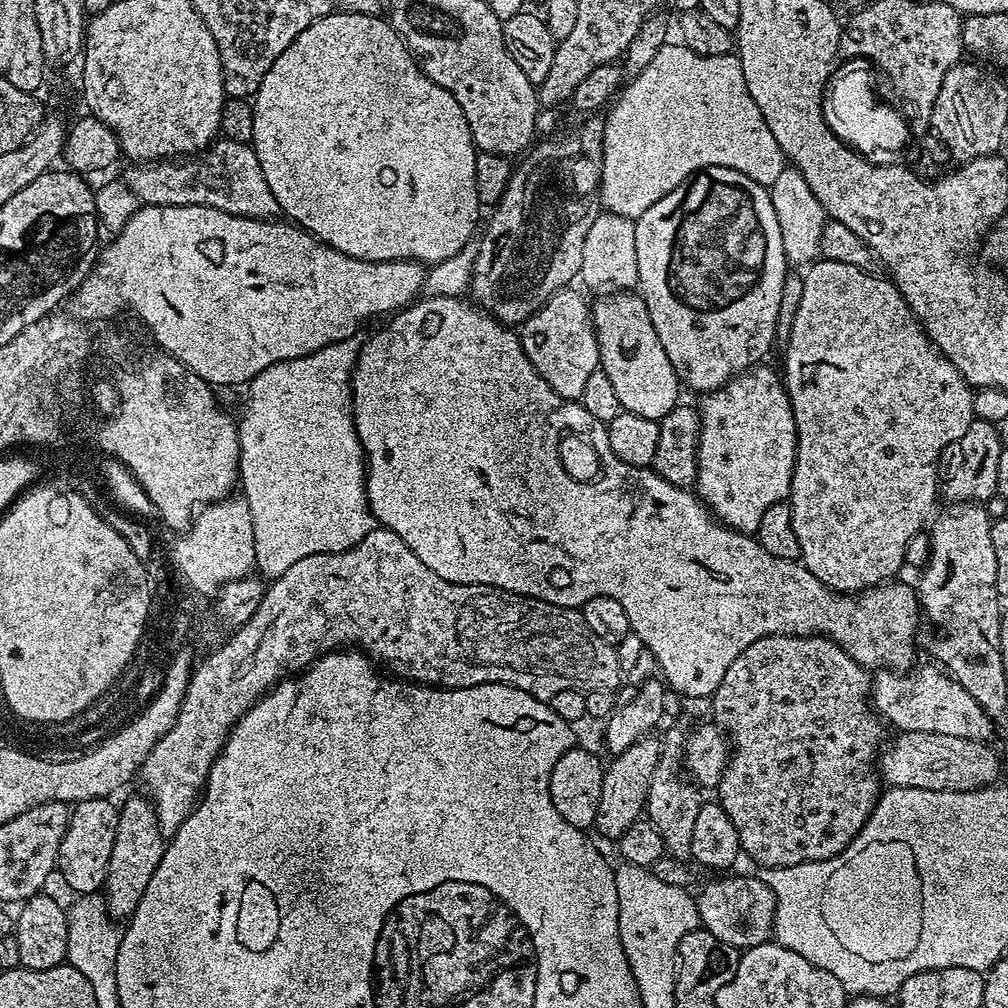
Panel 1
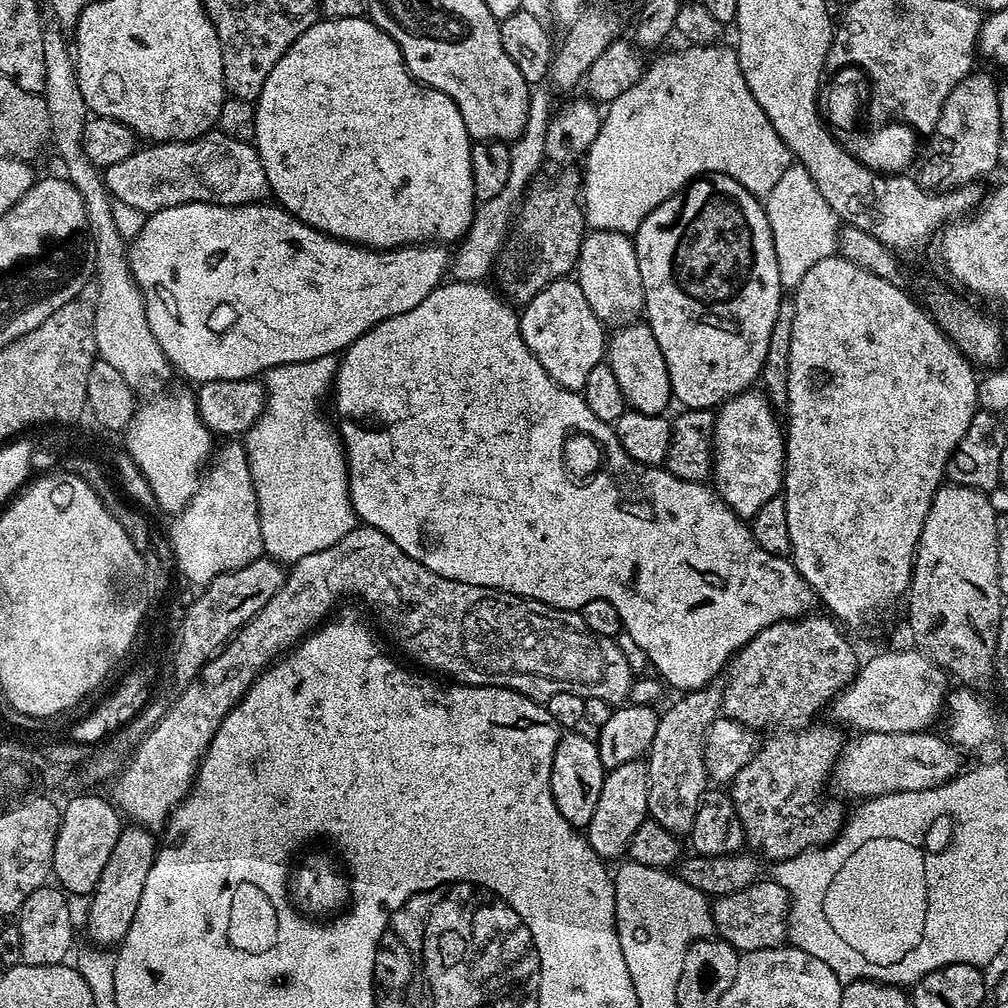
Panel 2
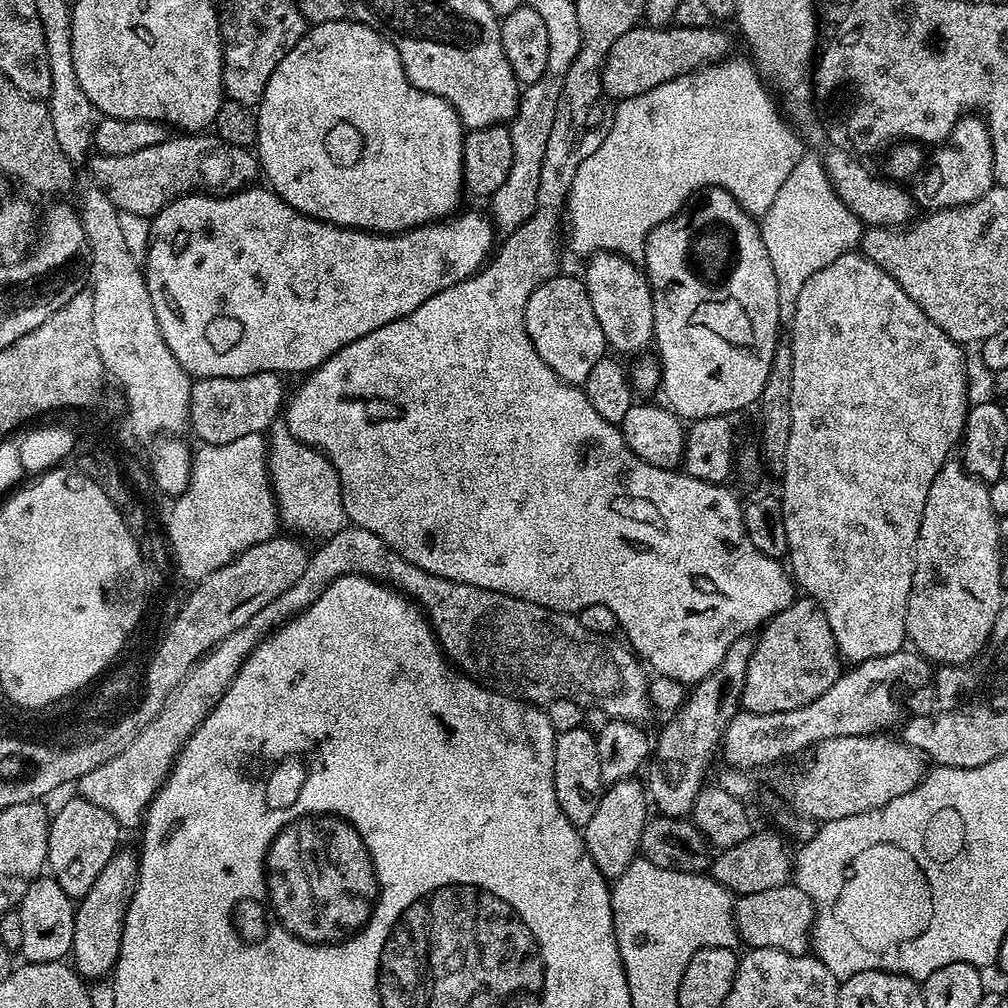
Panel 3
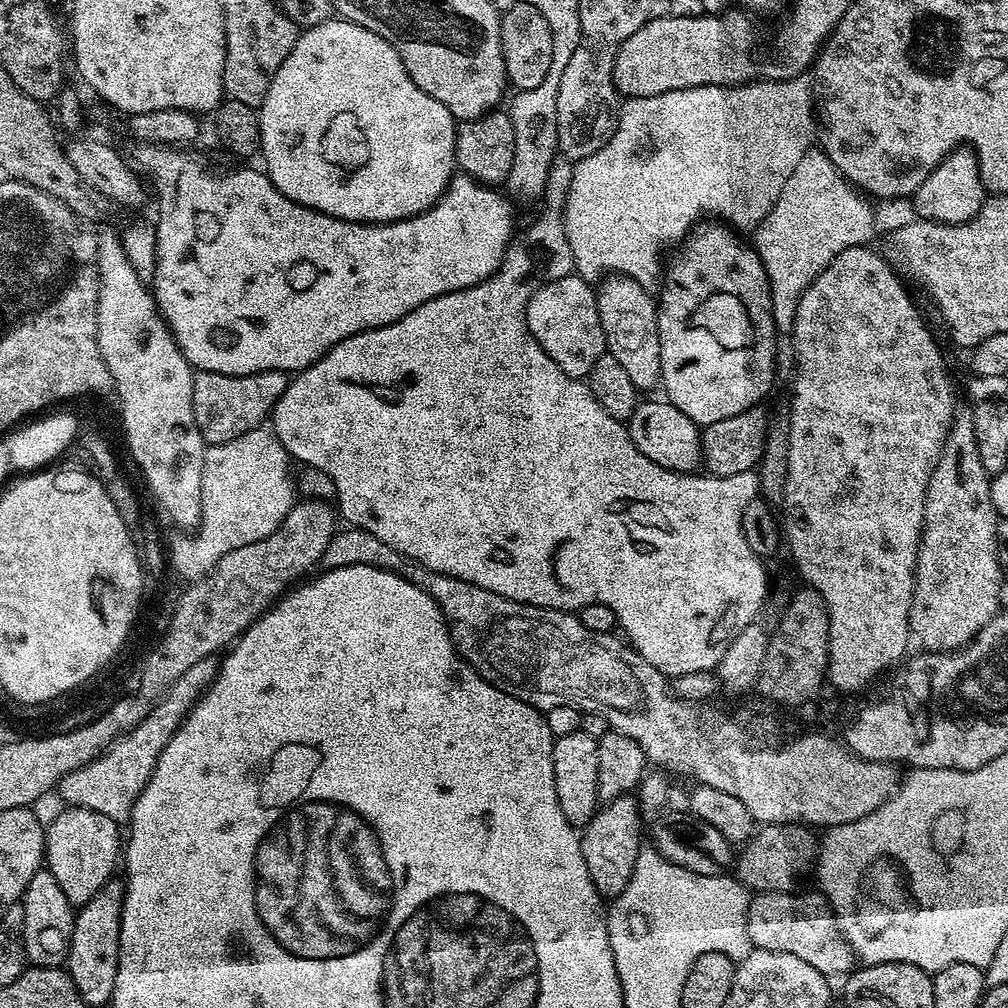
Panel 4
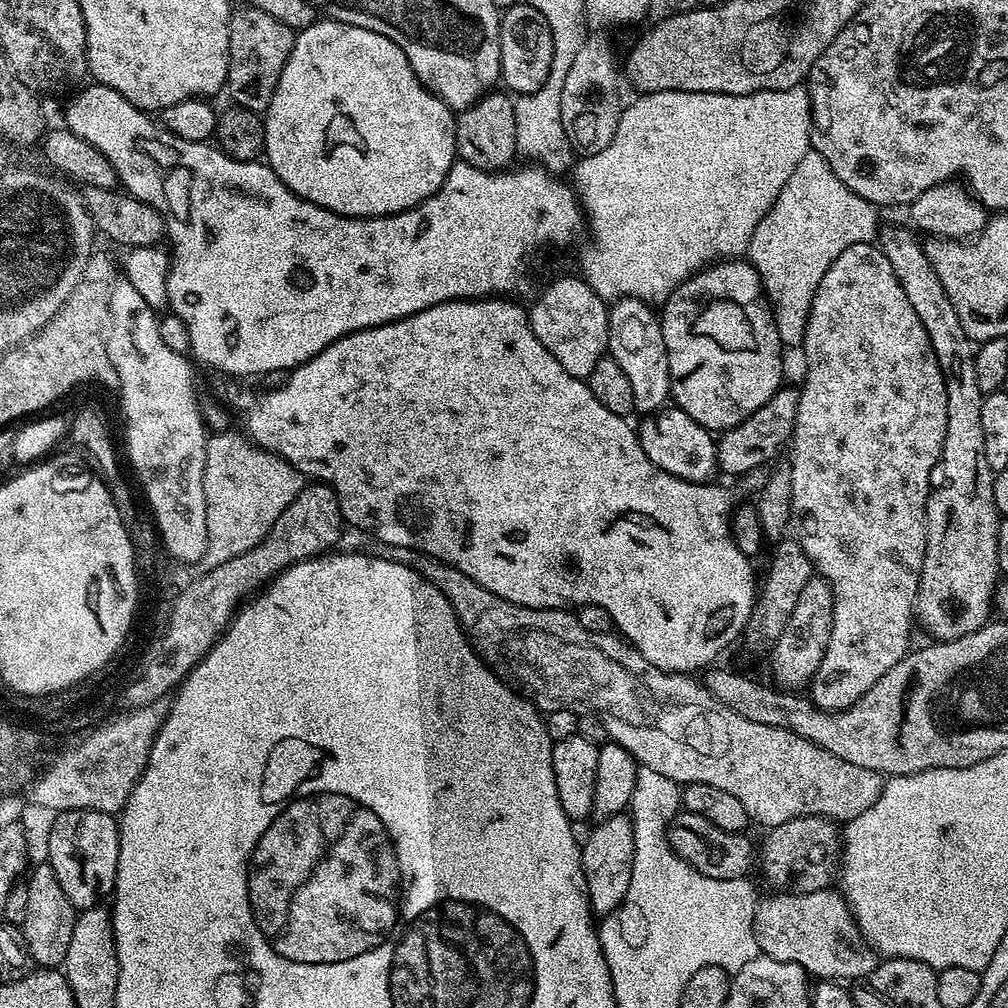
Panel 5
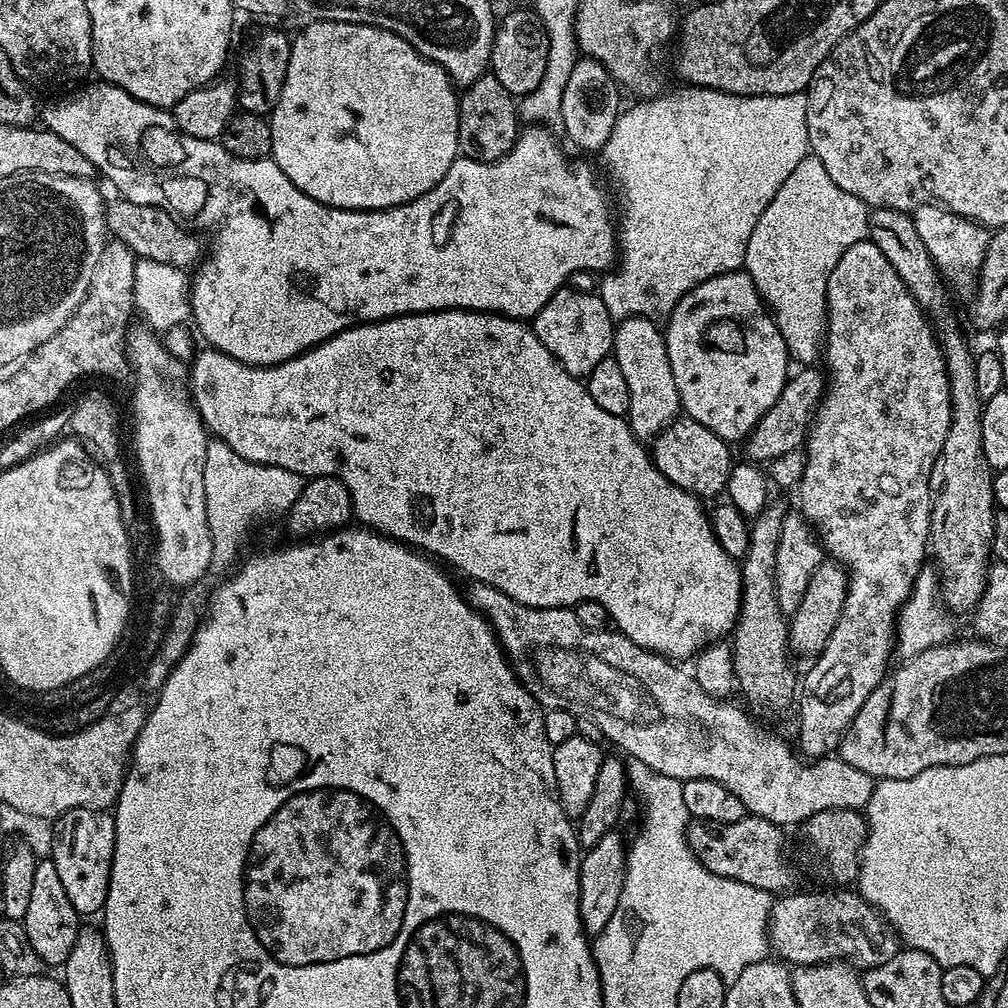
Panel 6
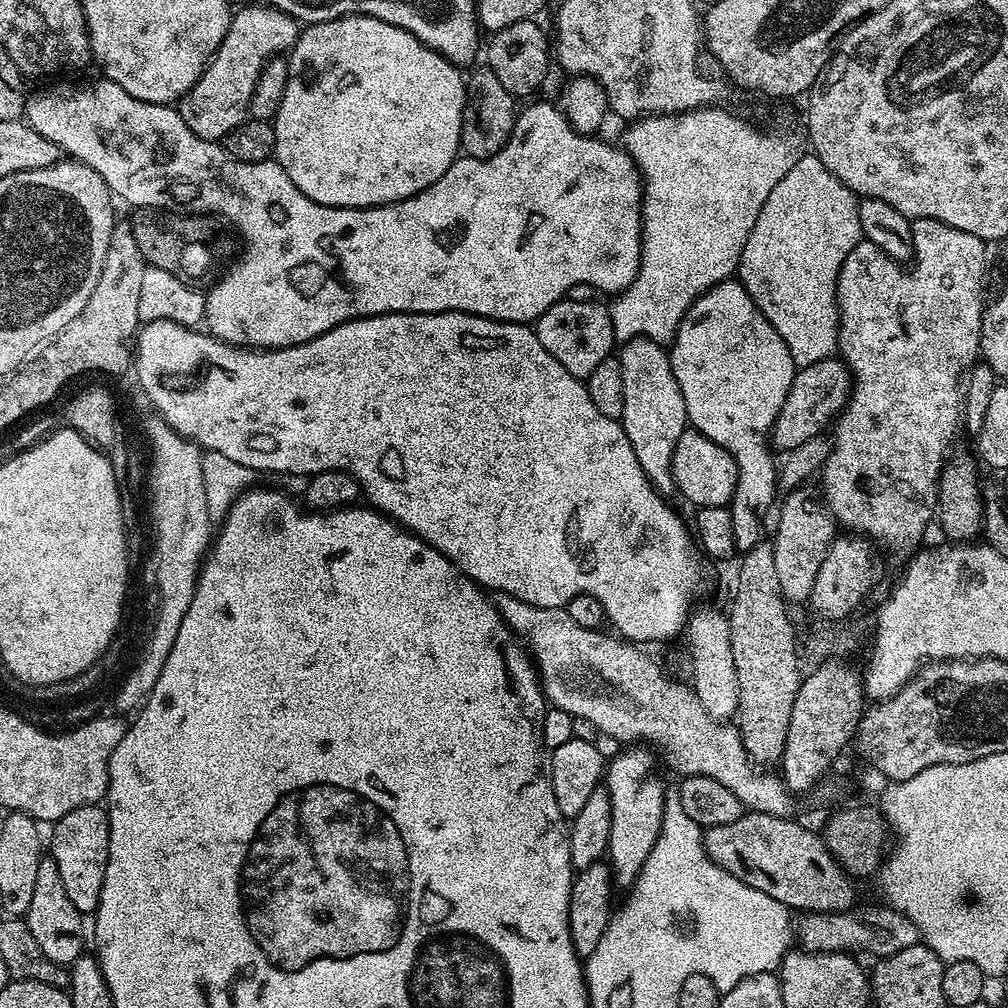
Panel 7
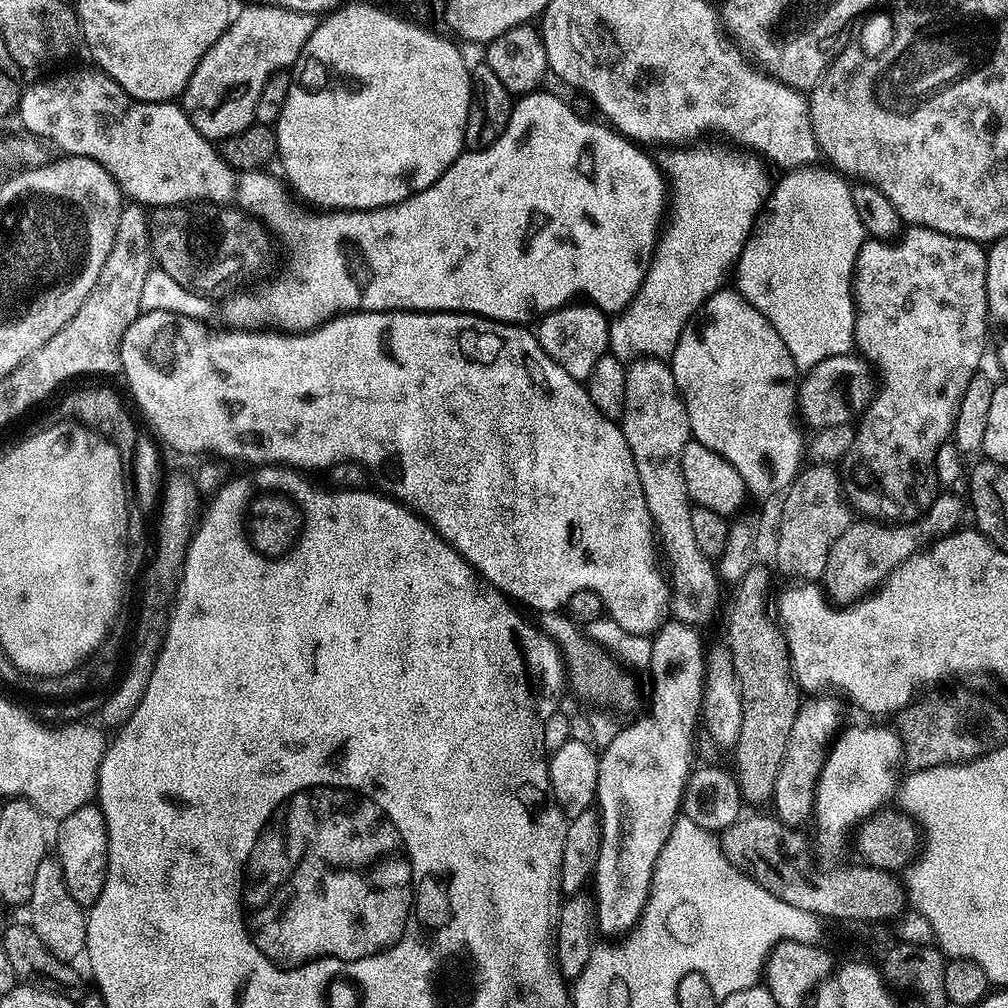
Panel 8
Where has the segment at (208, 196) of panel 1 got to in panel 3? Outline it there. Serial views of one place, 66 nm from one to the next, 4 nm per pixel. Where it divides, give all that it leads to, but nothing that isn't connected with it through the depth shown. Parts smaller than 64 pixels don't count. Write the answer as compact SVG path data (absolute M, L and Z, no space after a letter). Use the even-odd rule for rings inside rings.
M172 134L166 142L158 142L158 146L146 146L146 150L137 150L135 154L93 155L90 160L91 168L90 178L121 212L155 218L171 200L176 200L180 196L189 194L229 196L231 192L241 192L255 181L252 179L260 172L260 162L252 148L230 146L230 142L215 134Z

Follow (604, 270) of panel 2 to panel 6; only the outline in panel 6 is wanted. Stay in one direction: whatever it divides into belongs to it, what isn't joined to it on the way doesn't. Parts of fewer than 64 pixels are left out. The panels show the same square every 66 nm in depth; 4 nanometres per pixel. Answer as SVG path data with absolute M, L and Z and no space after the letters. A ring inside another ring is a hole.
M628 316L615 325L612 338L611 355L616 357L618 367L626 378L626 386L630 389L630 410L627 421L632 427L632 433L641 442L652 442L660 436L668 424L681 415L682 409L678 398L678 386L674 386L674 370L670 370L670 358L666 350L663 331L658 327L657 321L646 316Z

